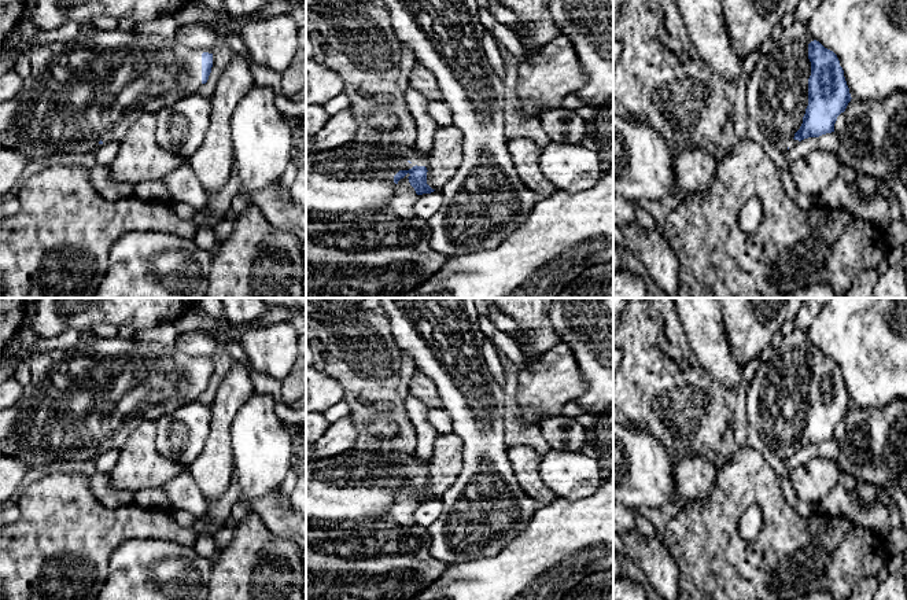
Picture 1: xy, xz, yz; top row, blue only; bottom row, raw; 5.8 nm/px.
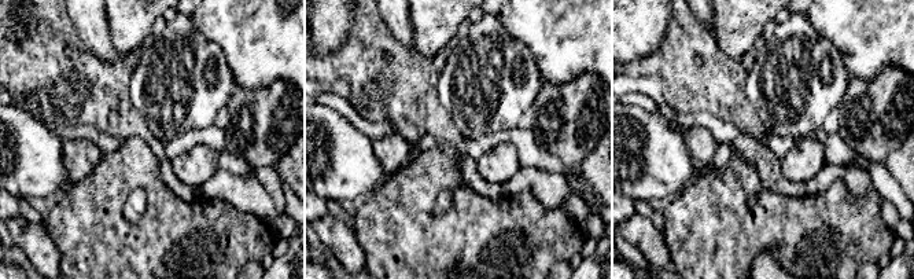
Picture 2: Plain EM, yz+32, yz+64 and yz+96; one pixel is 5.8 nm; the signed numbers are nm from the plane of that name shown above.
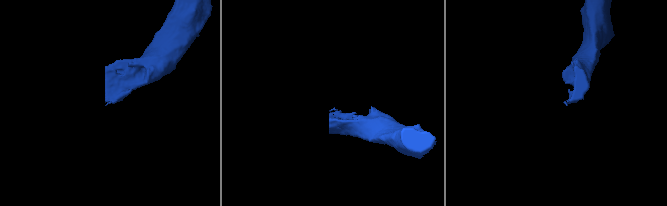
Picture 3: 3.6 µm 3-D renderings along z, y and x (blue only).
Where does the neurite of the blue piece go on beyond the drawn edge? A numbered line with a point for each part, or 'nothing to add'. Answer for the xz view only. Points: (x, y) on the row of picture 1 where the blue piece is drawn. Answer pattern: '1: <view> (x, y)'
1: xz (357, 177)

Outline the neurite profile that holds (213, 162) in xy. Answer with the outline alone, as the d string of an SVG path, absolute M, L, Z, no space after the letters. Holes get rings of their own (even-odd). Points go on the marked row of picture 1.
M233 55L210 96L211 115L204 140L188 161L209 196L226 185L233 170L231 119L252 85L248 58Z

